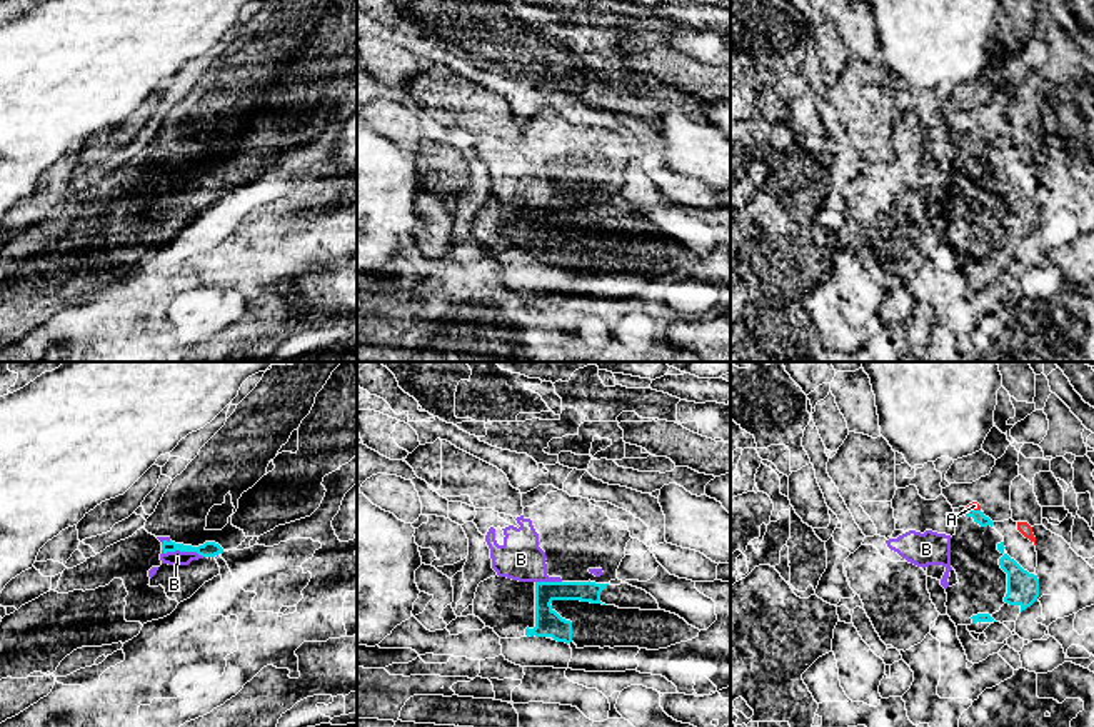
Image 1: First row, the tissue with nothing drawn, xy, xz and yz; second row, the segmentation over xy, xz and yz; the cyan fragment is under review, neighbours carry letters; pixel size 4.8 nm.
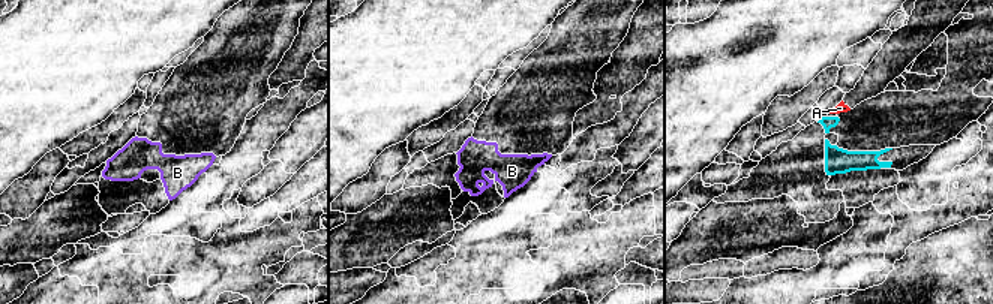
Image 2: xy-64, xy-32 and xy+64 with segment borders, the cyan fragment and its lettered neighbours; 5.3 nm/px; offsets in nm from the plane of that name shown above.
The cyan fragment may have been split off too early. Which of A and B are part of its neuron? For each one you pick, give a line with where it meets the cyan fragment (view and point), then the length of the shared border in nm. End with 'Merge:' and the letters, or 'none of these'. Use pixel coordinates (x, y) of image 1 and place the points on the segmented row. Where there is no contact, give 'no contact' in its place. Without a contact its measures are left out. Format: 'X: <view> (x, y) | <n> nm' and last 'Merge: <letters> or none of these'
A: yz (973, 509) | 70 nm
Merge: A

